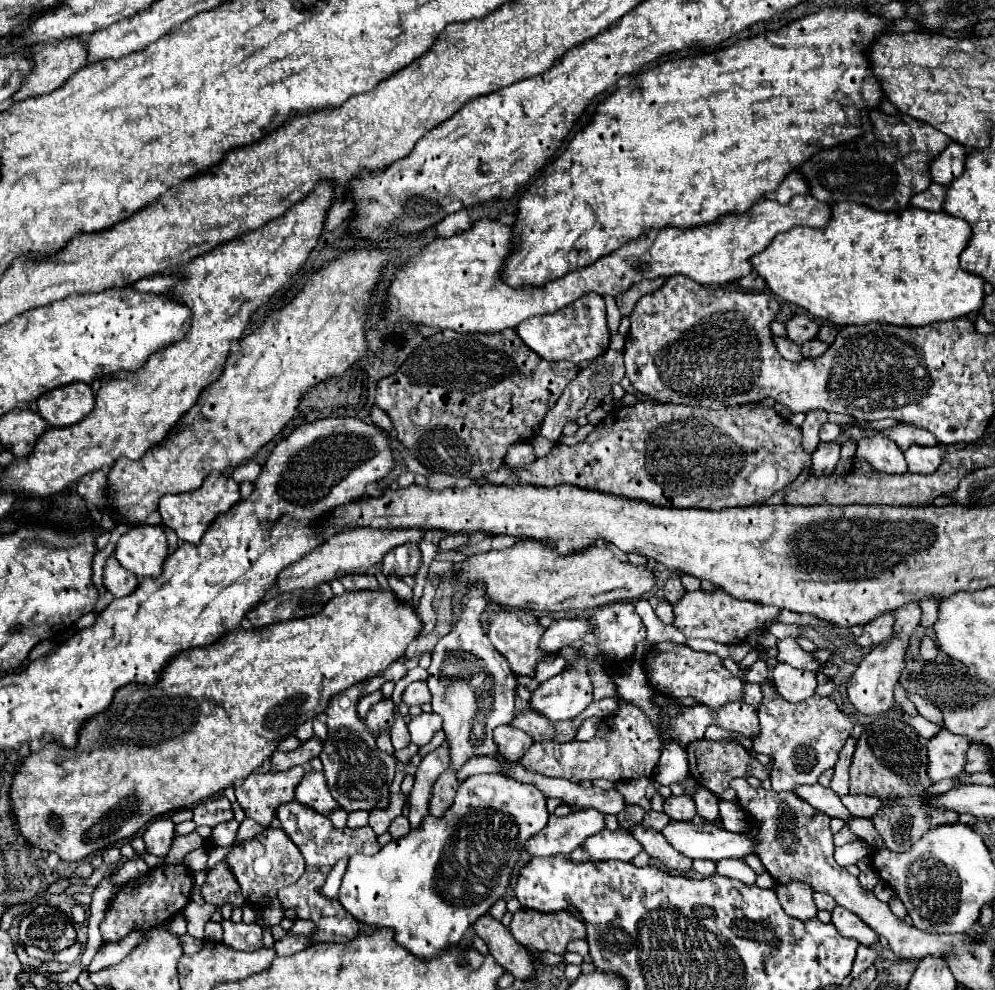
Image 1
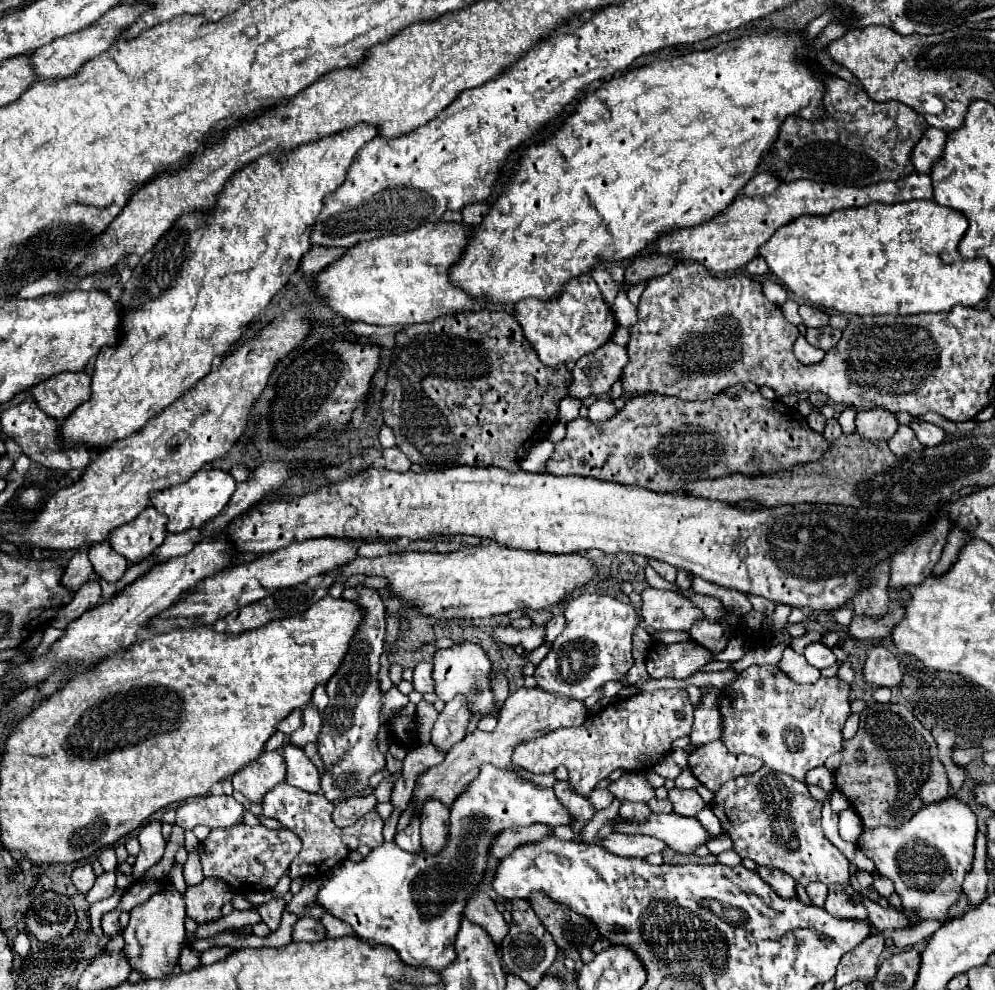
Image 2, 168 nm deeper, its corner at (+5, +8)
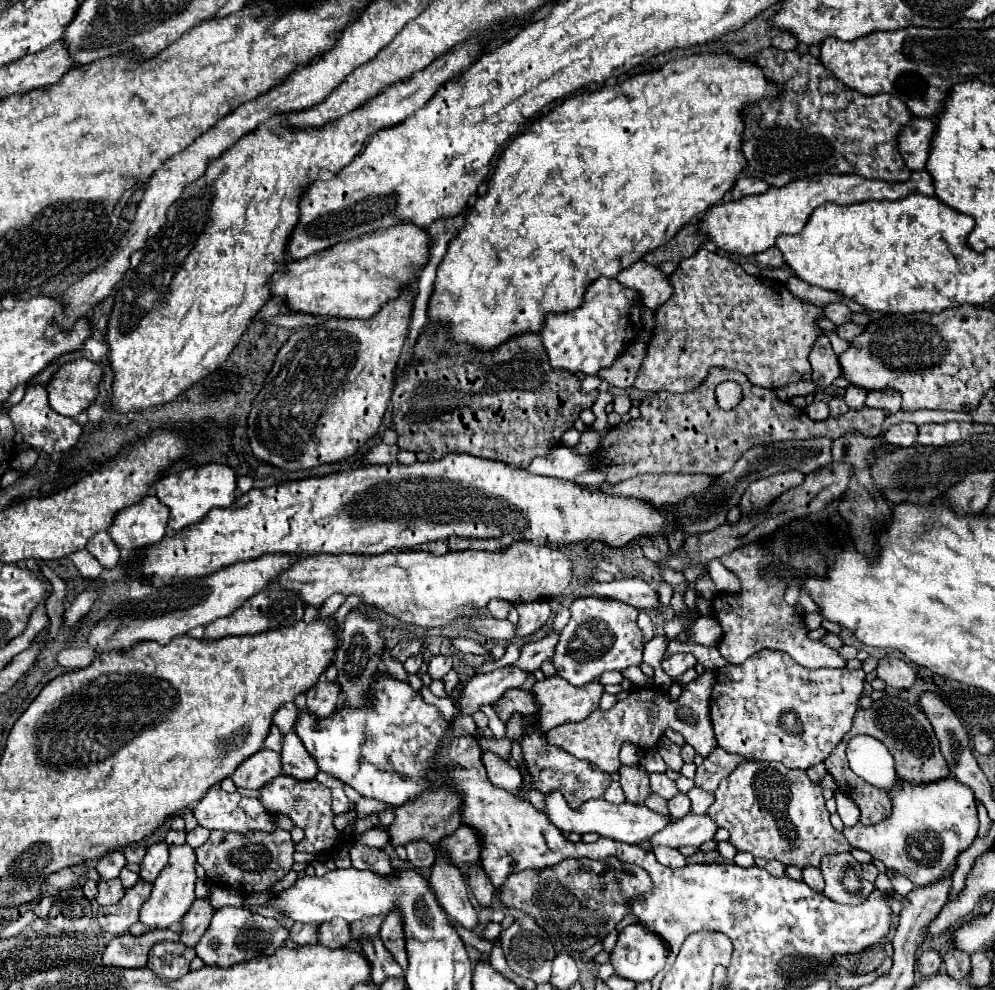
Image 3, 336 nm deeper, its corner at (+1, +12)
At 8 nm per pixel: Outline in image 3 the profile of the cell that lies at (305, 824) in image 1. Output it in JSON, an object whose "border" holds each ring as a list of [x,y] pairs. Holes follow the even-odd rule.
{"border":[[[277,776],[275,780],[267,782],[263,786],[263,806],[277,816],[287,816],[295,822],[295,826],[299,826],[305,832],[305,838],[299,844],[301,852],[309,852],[313,856],[321,856],[321,854],[329,854],[331,850],[335,852],[339,846],[343,846],[345,842],[351,844],[359,834],[363,834],[365,830],[371,830],[375,826],[379,826],[379,814],[373,812],[365,818],[357,818],[353,822],[353,832],[351,834],[343,834],[341,830],[337,830],[333,826],[333,810],[331,810],[331,790],[327,786],[323,786],[317,780],[309,780],[309,782],[301,782],[295,780],[291,776]]]}

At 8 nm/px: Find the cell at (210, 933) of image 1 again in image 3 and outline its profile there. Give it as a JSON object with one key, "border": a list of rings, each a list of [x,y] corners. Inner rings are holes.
{"border":[[[153,930],[141,936],[115,936],[105,952],[103,952],[103,966],[117,966],[117,968],[143,968],[147,964],[147,954],[155,942],[165,940],[179,940],[179,934],[173,930]]]}

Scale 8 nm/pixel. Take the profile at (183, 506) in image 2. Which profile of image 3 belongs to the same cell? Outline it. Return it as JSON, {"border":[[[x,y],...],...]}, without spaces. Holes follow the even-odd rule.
{"border":[[[205,464],[199,468],[185,468],[181,472],[161,478],[155,484],[157,498],[171,510],[169,526],[177,532],[191,524],[197,524],[213,508],[231,506],[235,502],[235,490],[237,490],[237,476],[225,464]]]}

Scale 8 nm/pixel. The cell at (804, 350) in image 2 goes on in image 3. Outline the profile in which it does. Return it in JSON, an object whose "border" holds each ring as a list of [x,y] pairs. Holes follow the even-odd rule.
{"border":[[[823,334],[815,340],[811,354],[809,354],[809,362],[813,368],[811,380],[815,384],[831,384],[835,378],[841,376],[841,366],[839,366],[837,354],[831,348],[827,334]]]}

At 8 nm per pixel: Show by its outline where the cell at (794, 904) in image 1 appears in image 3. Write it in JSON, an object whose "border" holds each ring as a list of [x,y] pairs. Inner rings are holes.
{"border":[[[755,858],[755,864],[759,868],[765,868],[773,876],[783,876],[785,874],[785,864],[779,860],[765,860],[765,858]]]}

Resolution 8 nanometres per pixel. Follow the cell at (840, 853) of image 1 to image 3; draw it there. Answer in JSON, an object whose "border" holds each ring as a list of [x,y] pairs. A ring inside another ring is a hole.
{"border":[[[837,792],[835,800],[837,800],[837,814],[841,816],[843,824],[849,828],[855,826],[855,822],[859,822],[859,814],[861,814],[857,804],[849,796],[845,796],[843,792]]]}

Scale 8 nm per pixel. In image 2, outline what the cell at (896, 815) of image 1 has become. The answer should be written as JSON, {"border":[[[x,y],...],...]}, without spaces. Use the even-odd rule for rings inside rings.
{"border":[[[869,700],[869,706],[861,712],[857,734],[843,742],[841,754],[841,766],[835,770],[835,788],[859,812],[865,828],[899,826],[913,816],[919,806],[949,796],[949,778],[939,760],[937,742],[931,730],[901,704],[879,704]],[[855,748],[867,752],[863,764],[855,760]]]}

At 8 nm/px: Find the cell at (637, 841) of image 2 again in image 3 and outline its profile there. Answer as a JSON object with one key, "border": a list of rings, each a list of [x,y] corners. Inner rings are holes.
{"border":[[[687,814],[675,822],[671,822],[665,830],[657,832],[657,836],[651,836],[651,840],[647,840],[647,846],[649,848],[655,848],[655,846],[667,846],[667,848],[701,846],[703,842],[707,842],[715,836],[715,830],[717,830],[717,824],[709,816]]]}

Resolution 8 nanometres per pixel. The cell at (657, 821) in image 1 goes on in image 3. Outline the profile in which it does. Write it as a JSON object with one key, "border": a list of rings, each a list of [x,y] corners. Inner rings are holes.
{"border":[[[675,794],[671,800],[667,800],[667,808],[669,808],[669,812],[671,812],[671,818],[677,820],[677,818],[689,814],[691,802],[689,802],[689,798],[687,798],[685,794]]]}

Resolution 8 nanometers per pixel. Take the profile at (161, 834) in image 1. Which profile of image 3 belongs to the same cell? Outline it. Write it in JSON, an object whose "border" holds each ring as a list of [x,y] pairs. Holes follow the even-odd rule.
{"border":[[[155,842],[147,848],[145,852],[145,858],[141,862],[141,872],[139,876],[145,880],[145,882],[155,882],[159,870],[167,864],[169,860],[169,846],[167,842]]]}

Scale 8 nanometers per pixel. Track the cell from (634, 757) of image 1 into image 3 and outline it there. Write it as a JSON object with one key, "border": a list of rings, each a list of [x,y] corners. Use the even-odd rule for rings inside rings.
{"border":[[[705,670],[699,678],[685,684],[681,696],[673,700],[669,694],[653,688],[635,688],[625,700],[619,700],[609,710],[595,710],[589,718],[581,722],[561,724],[545,734],[547,744],[559,746],[561,750],[573,754],[579,760],[589,760],[603,772],[613,774],[619,770],[619,748],[623,744],[635,744],[641,750],[657,748],[665,730],[671,728],[679,732],[687,744],[691,744],[703,758],[717,746],[709,716],[709,696],[715,686],[715,670]]]}

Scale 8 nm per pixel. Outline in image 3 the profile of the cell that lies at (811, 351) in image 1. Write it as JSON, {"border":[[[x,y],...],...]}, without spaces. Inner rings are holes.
{"border":[[[847,322],[847,324],[843,324],[843,326],[837,326],[837,328],[835,328],[835,334],[837,334],[839,338],[851,342],[857,334],[861,334],[861,330],[863,330],[863,326],[857,326],[857,324],[853,324],[853,322]]]}

